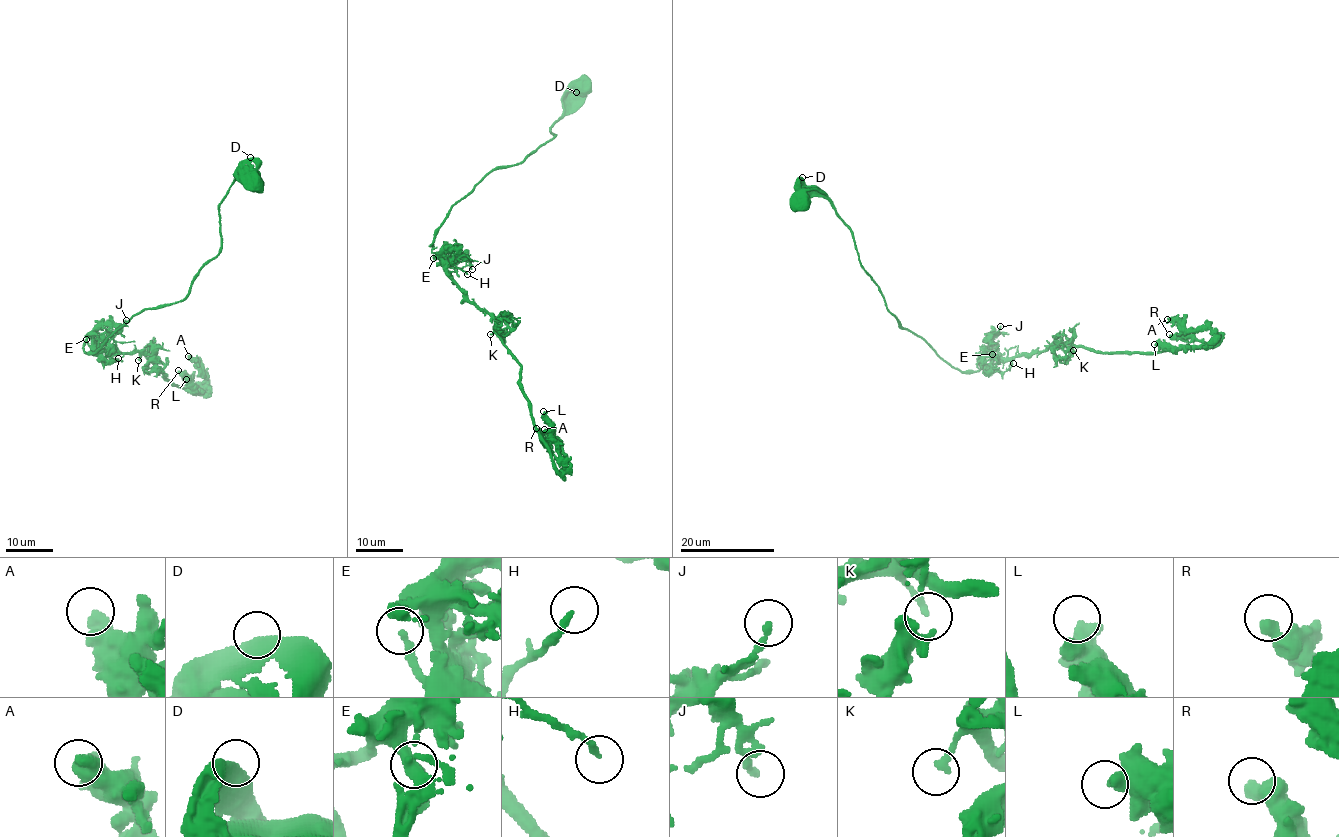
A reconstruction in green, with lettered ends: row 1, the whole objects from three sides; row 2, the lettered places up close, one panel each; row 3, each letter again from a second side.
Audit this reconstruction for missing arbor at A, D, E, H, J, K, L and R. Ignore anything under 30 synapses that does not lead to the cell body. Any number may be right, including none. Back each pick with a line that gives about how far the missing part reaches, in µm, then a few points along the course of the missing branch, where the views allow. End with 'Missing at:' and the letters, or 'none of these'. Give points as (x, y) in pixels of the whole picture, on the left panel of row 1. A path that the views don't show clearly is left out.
Missing at: none of these

